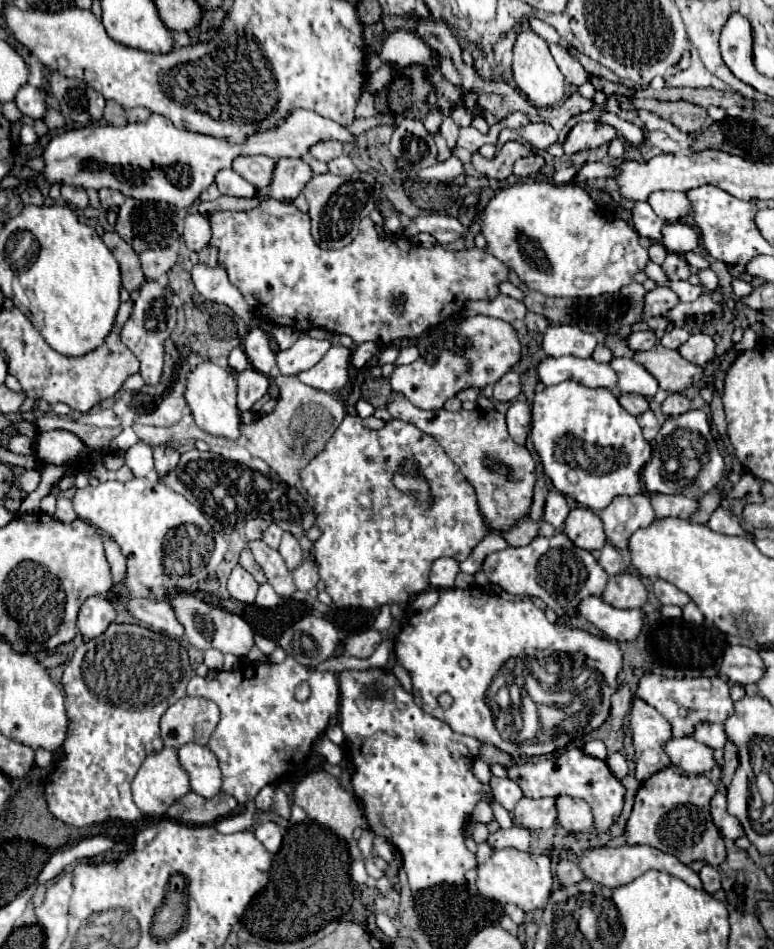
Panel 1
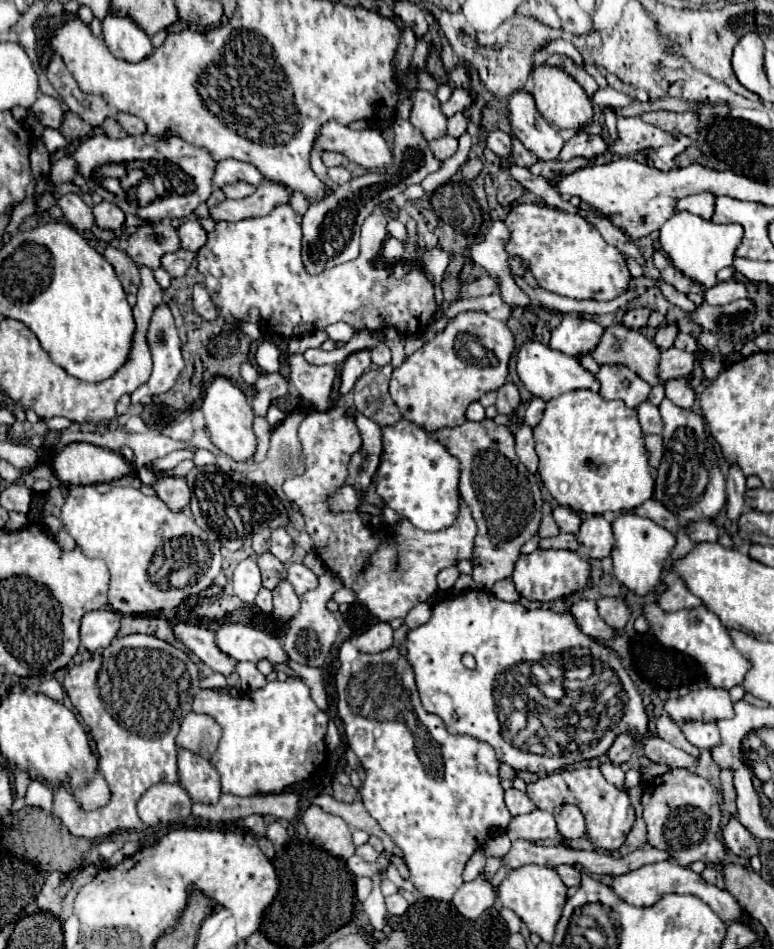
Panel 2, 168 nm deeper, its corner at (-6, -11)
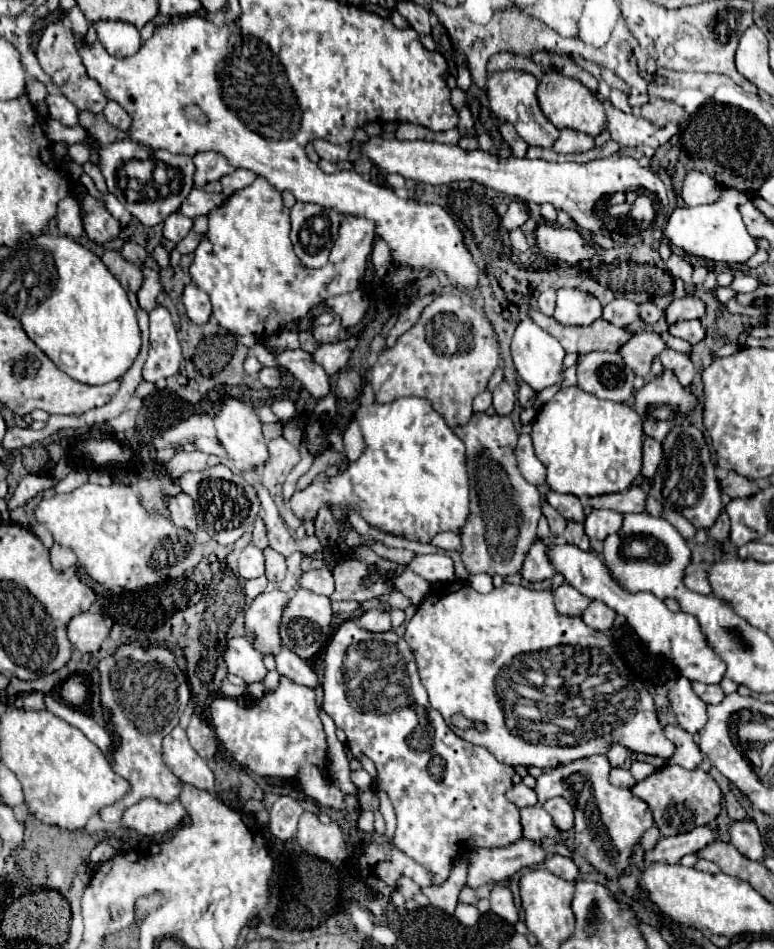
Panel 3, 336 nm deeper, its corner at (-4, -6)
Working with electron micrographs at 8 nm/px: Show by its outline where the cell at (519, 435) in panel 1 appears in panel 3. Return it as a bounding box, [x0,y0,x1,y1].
[516,435,546,487]

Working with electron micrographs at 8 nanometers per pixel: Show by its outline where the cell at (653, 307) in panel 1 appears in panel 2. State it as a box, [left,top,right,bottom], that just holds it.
[624,308,650,330]

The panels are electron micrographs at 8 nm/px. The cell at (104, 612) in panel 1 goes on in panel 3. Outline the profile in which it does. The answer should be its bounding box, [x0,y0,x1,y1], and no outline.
[68,613,110,653]

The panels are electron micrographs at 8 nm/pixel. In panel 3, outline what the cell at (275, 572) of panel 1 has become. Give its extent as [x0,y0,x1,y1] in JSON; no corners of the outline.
[244,589,288,655]

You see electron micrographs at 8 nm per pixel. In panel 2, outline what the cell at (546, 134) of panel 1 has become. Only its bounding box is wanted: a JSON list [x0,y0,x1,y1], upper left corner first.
[508,90,564,160]

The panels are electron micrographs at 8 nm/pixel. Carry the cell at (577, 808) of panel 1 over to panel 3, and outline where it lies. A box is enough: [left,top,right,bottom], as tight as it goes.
[542,797,574,831]

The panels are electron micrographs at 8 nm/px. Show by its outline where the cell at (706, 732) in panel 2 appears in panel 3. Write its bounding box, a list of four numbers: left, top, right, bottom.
[668,677,706,733]

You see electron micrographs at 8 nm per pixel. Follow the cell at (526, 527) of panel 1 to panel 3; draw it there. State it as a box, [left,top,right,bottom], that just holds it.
[554,521,590,551]

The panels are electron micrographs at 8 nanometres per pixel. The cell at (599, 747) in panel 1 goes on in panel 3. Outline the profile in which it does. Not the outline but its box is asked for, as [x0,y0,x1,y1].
[610,767,636,789]

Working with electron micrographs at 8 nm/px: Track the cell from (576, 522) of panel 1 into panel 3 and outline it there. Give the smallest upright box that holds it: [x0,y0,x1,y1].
[586,509,622,541]

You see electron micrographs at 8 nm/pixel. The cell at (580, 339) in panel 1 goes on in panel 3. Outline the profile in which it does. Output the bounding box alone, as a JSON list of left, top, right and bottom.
[554,287,602,325]

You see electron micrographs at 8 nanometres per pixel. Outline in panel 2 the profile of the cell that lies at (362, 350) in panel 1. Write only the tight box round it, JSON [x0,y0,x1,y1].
[340,350,372,394]

